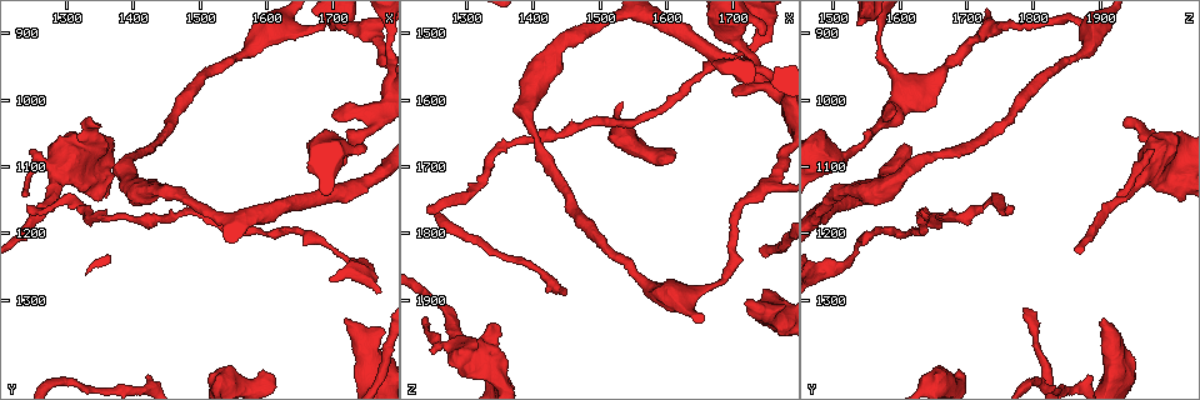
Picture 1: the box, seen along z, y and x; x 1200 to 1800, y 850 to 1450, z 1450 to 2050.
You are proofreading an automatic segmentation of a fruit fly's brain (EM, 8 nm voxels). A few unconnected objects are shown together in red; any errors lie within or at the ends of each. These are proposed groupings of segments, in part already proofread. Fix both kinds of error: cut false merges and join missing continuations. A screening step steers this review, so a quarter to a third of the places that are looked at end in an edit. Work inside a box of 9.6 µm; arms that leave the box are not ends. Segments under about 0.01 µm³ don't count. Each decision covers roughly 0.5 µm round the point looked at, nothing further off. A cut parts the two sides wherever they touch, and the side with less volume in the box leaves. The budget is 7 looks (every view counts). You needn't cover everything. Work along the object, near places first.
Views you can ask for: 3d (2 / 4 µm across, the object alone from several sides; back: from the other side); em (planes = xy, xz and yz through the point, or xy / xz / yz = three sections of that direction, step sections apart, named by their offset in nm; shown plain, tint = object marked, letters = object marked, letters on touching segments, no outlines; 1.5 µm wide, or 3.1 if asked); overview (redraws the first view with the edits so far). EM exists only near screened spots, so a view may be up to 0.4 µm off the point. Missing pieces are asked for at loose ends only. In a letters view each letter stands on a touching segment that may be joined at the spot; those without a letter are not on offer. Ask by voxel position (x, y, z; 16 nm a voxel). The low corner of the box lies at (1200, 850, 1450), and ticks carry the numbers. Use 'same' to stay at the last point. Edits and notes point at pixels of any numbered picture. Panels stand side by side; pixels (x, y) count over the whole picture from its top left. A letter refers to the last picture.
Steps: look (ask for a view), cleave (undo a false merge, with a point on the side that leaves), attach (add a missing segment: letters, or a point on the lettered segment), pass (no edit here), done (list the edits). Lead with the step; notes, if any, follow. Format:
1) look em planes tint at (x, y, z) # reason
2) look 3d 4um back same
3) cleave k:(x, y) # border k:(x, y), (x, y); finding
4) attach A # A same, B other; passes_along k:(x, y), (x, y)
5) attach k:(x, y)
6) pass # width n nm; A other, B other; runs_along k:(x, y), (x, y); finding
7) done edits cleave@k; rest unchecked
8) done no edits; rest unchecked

look em planes letters at (1615, 1415, 1690) # branch stops here

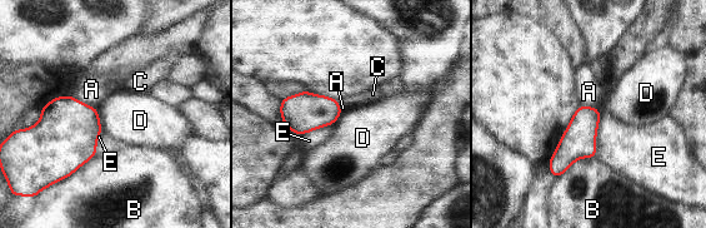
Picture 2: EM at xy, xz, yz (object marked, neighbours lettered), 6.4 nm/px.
pass # A other, B other, C other, D other, E other; border 2:(96, 109), (103, 132); no lettered segment goes on from it

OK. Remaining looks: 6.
look 3d 4um at (1315, 1115, 1985) # sudden change in width

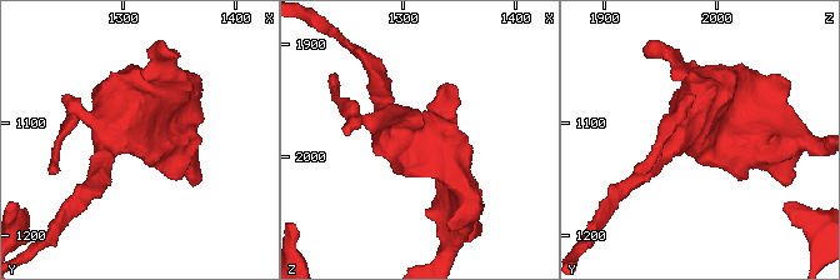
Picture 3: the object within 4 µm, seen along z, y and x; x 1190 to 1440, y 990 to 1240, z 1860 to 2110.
look em planes tint at (1310, 1110, 1982)

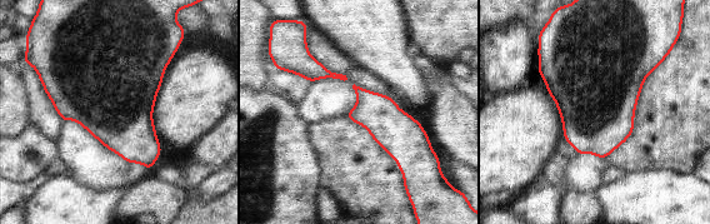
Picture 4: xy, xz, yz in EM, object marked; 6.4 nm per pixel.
look em planes letters same # see the neighbours

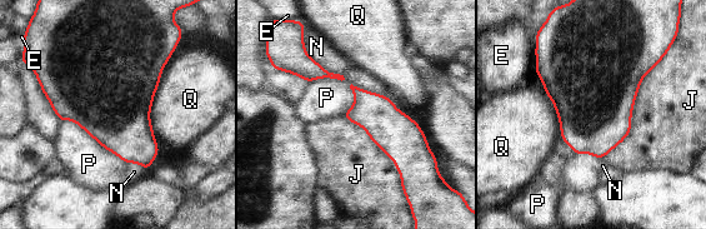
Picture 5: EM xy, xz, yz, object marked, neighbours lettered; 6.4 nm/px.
pass # width 550 nm; E other, J other, N other, P other, Q other; one cell here

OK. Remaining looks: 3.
look 3d 2um at (1245, 1155, 1765)

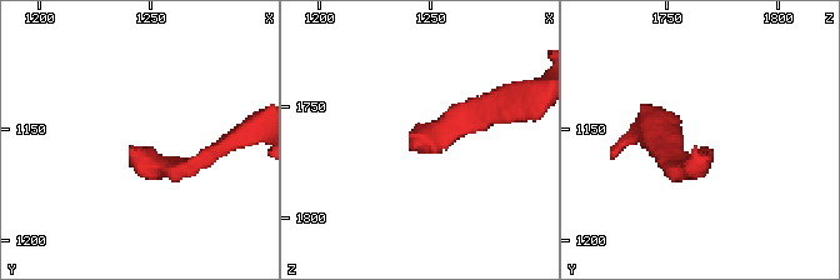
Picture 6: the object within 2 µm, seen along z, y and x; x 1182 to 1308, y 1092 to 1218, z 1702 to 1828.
look em planes letters at (1241, 1158, 1764) # need the tissue

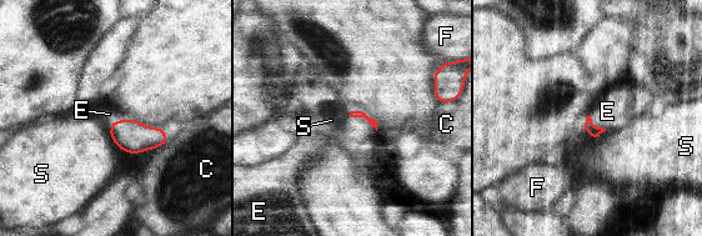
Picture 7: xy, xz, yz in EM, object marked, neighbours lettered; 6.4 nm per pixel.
attach E # C other, E same, F other, S other; passes_along 7:(354, 114), (364, 116), (350, 131); the cell continues

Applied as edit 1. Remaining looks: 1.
done edits attach@7; rest unchecked

